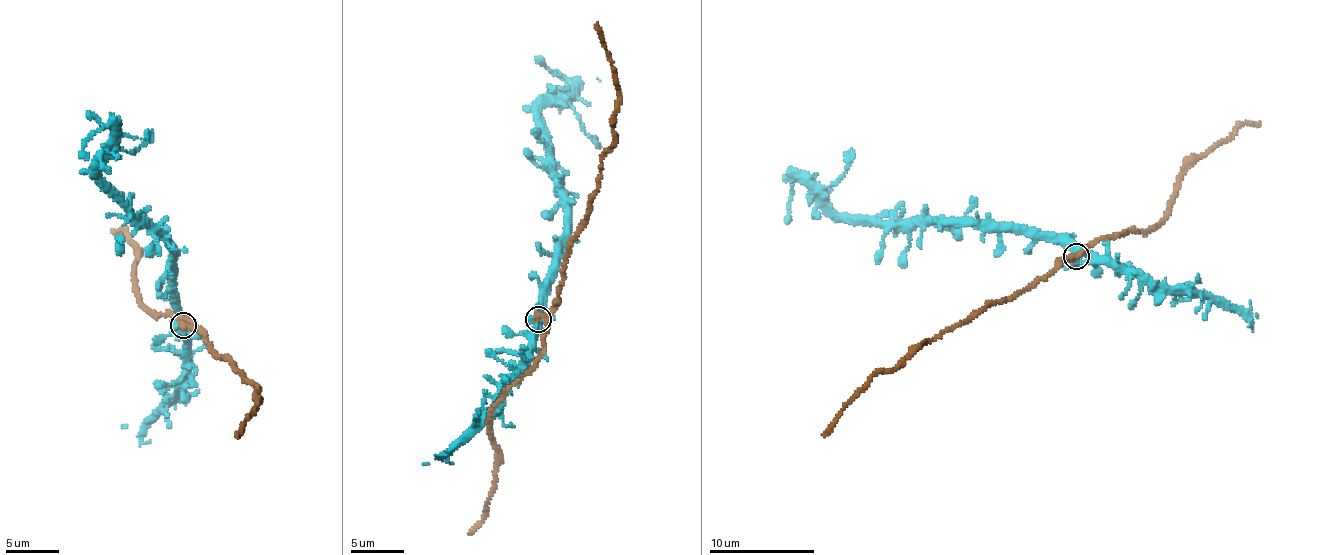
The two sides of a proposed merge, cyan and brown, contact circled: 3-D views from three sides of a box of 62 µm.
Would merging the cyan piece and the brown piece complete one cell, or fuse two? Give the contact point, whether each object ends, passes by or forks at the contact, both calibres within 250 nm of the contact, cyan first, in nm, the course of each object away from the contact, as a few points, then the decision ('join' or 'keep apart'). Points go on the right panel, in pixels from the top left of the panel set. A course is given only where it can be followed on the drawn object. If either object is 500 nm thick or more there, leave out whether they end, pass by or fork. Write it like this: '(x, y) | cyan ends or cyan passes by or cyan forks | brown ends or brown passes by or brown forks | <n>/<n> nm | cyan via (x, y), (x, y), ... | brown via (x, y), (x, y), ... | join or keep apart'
(1076, 256) | cyan forks | brown ends | 240/480 nm | cyan via (1078, 256), (1066, 243), (984, 230), (972, 221), (881, 225), (843, 218), (799, 180), (786, 222) | brown via (1075, 256), (1027, 287), (912, 348), (900, 364), (876, 373), (824, 437) | join

